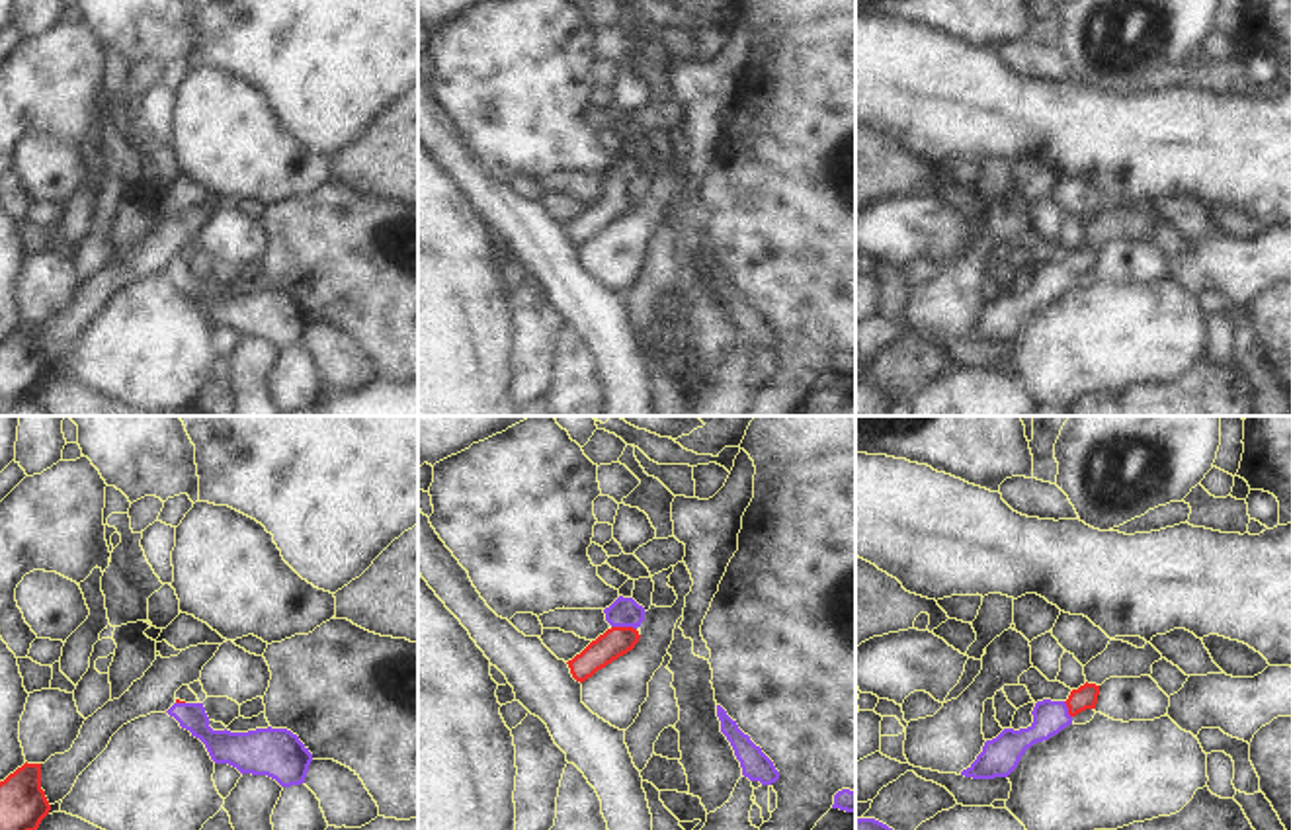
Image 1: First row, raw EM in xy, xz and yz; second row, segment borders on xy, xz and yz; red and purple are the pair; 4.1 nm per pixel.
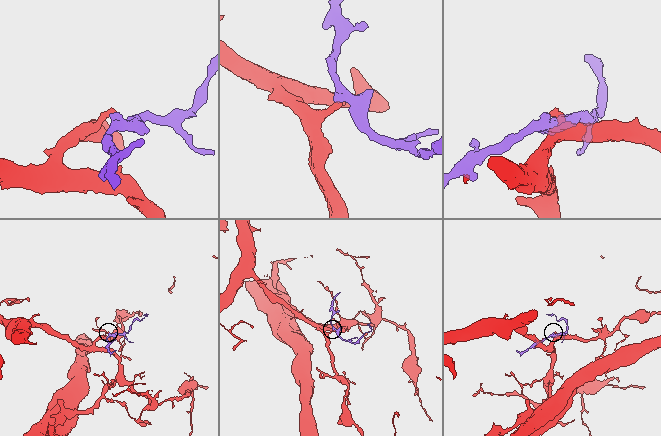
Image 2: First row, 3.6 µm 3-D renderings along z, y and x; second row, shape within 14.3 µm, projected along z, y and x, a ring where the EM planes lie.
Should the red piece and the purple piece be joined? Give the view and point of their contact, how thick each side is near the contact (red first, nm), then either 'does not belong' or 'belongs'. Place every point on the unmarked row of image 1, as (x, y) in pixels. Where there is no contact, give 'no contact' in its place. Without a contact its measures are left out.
xz (624, 190) | 120/120 nm | belongs

